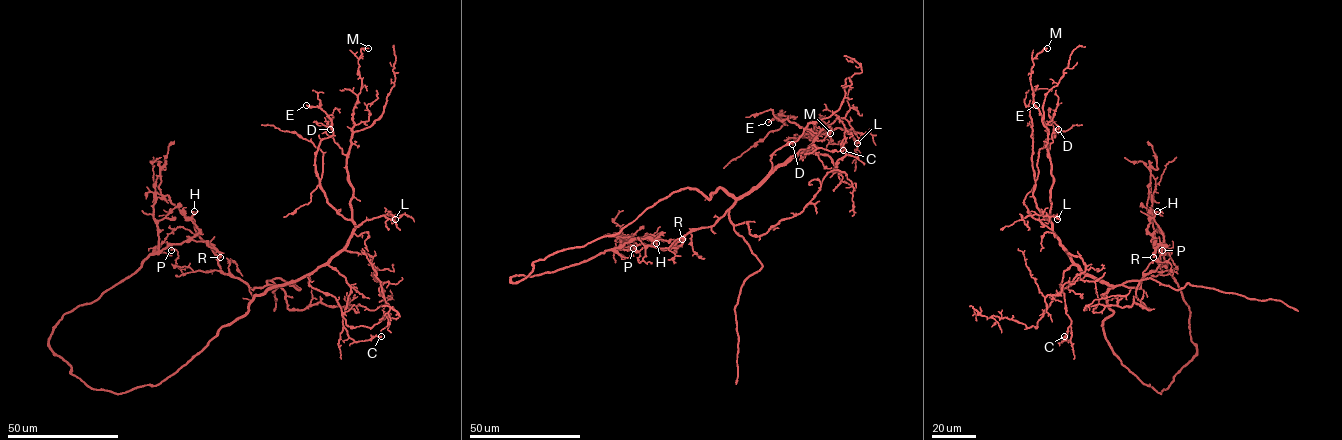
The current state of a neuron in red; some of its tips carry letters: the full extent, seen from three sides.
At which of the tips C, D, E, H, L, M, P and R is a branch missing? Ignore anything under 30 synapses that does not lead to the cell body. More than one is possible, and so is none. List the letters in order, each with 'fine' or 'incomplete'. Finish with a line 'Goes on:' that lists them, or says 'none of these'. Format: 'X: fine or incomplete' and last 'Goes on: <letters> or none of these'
C: fine
D: fine
E: fine
H: fine
L: fine
M: fine
P: fine
R: fine
Goes on: none of these

